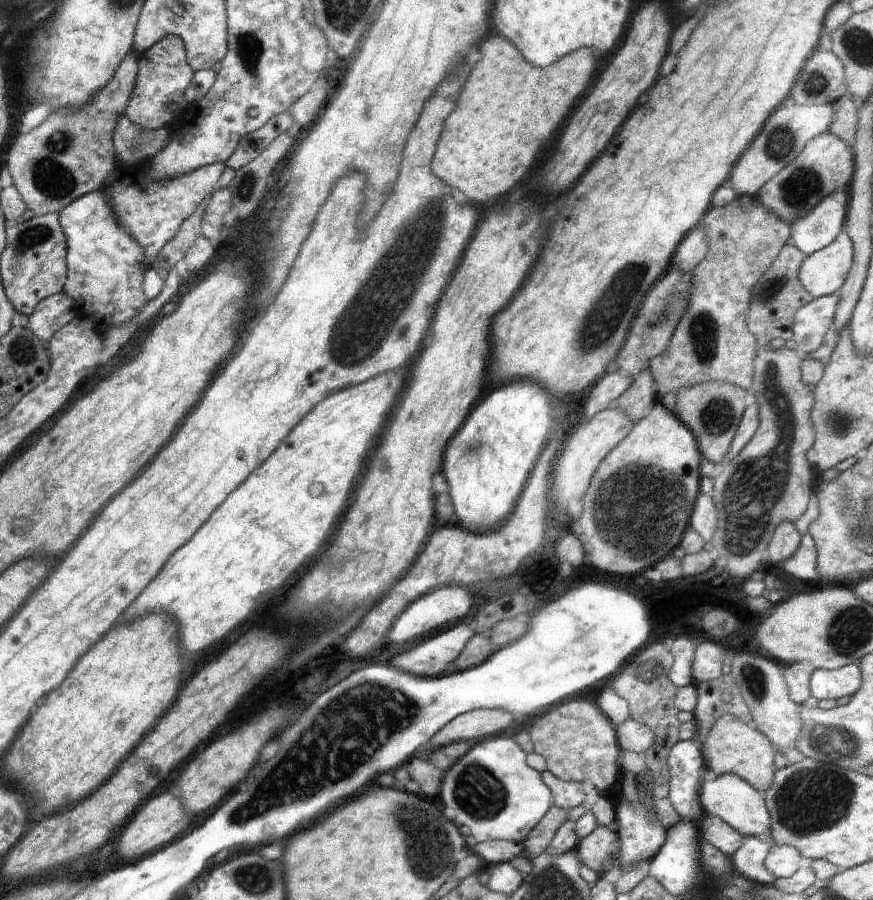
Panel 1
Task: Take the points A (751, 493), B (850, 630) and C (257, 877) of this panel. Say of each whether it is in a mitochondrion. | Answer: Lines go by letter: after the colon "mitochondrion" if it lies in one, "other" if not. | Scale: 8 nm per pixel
A: mitochondrion
B: mitochondrion
C: mitochondrion

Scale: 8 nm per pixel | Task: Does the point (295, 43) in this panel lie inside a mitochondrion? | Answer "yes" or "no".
no

